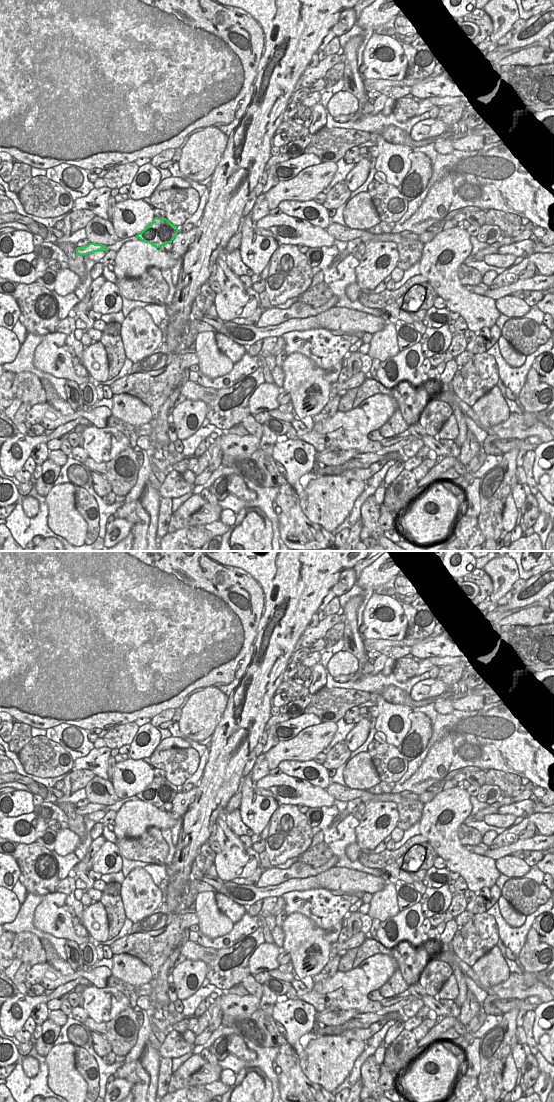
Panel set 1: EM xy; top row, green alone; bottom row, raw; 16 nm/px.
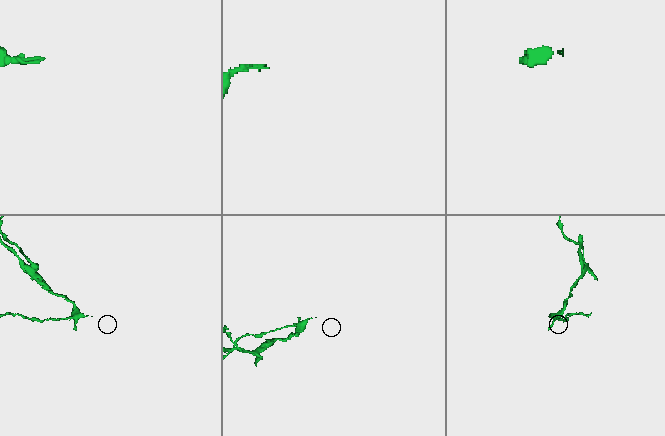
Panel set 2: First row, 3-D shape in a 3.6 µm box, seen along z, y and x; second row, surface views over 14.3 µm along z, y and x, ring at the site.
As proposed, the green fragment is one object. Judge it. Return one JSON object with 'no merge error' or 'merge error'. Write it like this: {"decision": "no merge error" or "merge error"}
{"decision": "merge error"}

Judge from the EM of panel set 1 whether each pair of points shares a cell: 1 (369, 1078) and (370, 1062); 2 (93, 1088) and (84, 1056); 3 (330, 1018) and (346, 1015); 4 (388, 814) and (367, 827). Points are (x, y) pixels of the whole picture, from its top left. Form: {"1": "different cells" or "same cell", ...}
{"1": "same cell", "2": "same cell", "3": "same cell", "4": "same cell"}

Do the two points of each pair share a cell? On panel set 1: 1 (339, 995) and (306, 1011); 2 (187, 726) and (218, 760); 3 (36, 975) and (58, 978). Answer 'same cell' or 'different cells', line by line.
1: different cells
2: different cells
3: same cell

